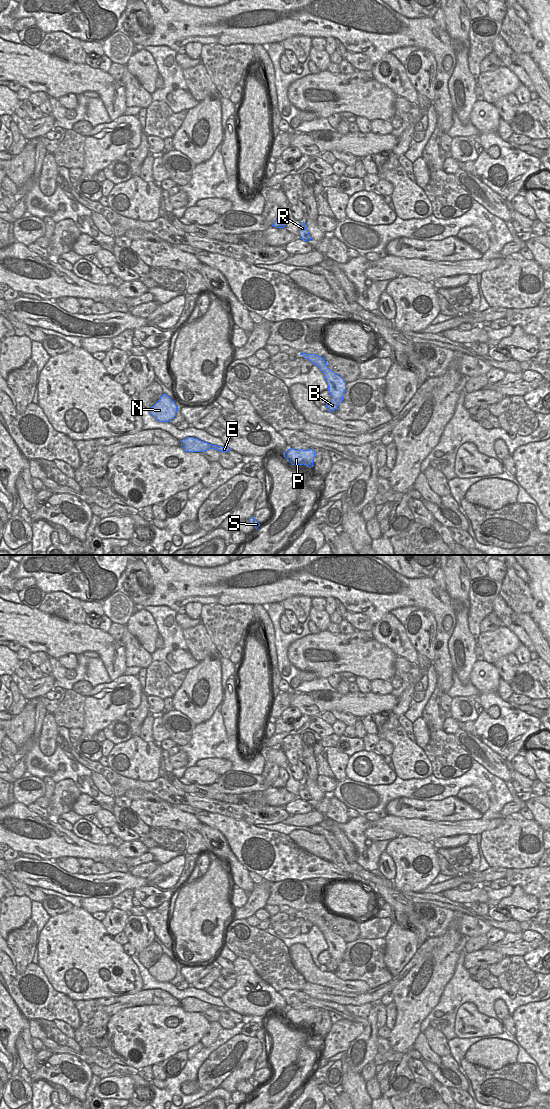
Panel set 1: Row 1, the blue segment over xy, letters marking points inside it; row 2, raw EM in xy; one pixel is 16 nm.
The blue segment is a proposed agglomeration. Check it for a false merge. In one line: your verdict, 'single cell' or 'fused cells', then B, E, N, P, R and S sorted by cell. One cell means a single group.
single cell; B E N P R S

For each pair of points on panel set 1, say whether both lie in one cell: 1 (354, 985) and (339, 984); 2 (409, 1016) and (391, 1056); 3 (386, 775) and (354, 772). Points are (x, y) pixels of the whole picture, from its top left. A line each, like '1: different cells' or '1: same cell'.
1: same cell
2: different cells
3: same cell

